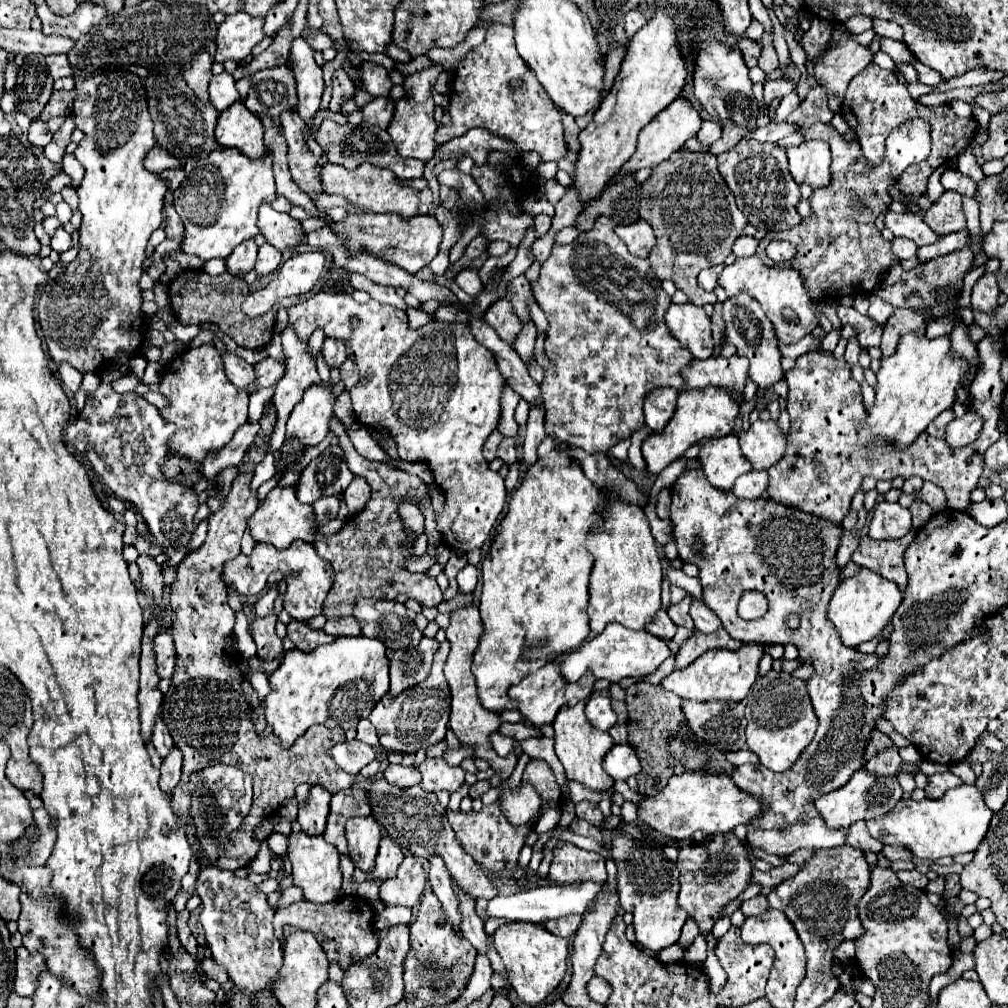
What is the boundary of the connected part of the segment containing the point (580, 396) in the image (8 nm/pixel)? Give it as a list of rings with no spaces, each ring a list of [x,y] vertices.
[[[600,216],[594,224],[594,228],[586,234],[580,234],[572,246],[568,248],[552,248],[552,254],[550,258],[542,264],[542,270],[540,270],[540,276],[538,280],[532,284],[532,296],[534,300],[538,302],[538,306],[544,310],[546,318],[548,318],[548,332],[546,332],[546,344],[544,344],[544,354],[552,360],[552,368],[544,370],[544,380],[540,384],[540,390],[542,390],[542,400],[544,400],[544,408],[546,408],[546,422],[544,422],[544,428],[546,428],[546,434],[548,436],[554,436],[558,440],[562,440],[564,444],[568,442],[570,446],[576,446],[576,448],[582,448],[584,452],[588,454],[596,454],[596,452],[602,452],[606,454],[614,444],[618,444],[620,440],[626,440],[630,438],[636,430],[640,430],[644,426],[644,418],[642,418],[642,400],[646,398],[648,392],[652,392],[654,388],[662,388],[662,386],[672,386],[672,388],[678,388],[682,386],[682,368],[686,364],[692,362],[692,356],[686,348],[682,348],[674,338],[672,334],[668,332],[666,324],[664,324],[664,314],[670,306],[670,296],[662,290],[660,286],[660,280],[656,278],[652,266],[648,260],[642,260],[642,258],[636,258],[628,252],[626,244],[616,236],[614,228],[618,226],[618,222],[614,222],[612,218],[608,216]]]

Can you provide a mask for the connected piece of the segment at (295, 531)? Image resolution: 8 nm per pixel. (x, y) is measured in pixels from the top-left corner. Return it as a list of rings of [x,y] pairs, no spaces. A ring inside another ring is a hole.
[[[276,486],[268,492],[268,496],[262,500],[262,506],[246,520],[248,530],[256,542],[268,542],[276,546],[278,550],[288,548],[294,540],[312,542],[316,528],[314,518],[310,516],[310,504],[298,502],[294,496],[294,486]]]

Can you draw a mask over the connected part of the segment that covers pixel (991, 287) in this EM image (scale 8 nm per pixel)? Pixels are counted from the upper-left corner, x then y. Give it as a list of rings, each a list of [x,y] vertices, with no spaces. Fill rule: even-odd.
[[[986,273],[975,283],[972,288],[971,307],[982,312],[992,312],[999,306],[1000,289],[996,276],[986,275],[994,274]]]

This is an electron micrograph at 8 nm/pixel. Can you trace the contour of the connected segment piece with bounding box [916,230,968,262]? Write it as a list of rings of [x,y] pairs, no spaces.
[[[958,230],[958,232],[946,234],[946,236],[942,236],[938,242],[918,248],[916,256],[918,256],[920,262],[928,262],[928,260],[932,260],[932,258],[946,256],[946,254],[950,254],[950,252],[962,250],[962,248],[968,244],[966,238],[968,238],[968,232],[966,232],[966,230]]]

